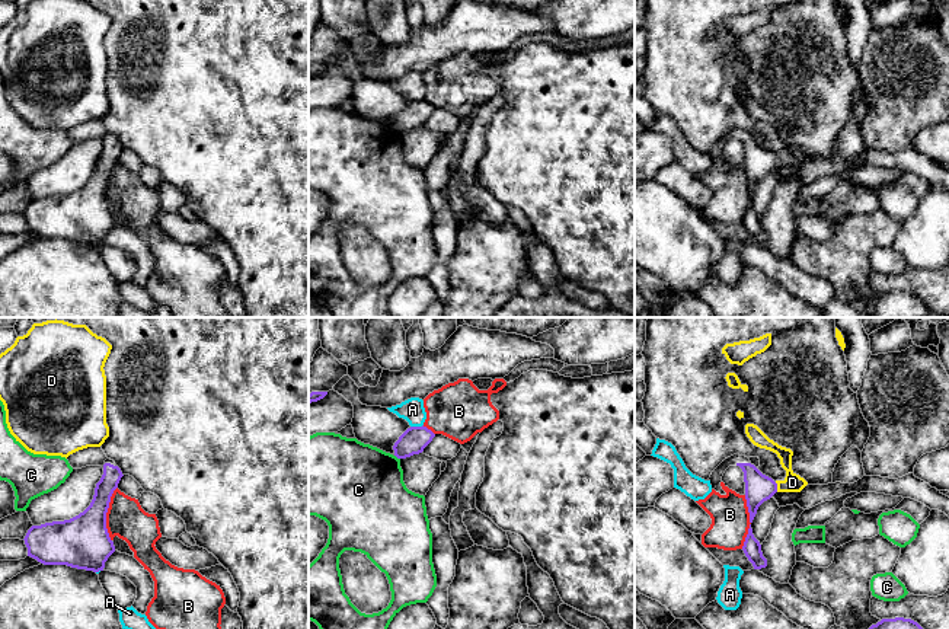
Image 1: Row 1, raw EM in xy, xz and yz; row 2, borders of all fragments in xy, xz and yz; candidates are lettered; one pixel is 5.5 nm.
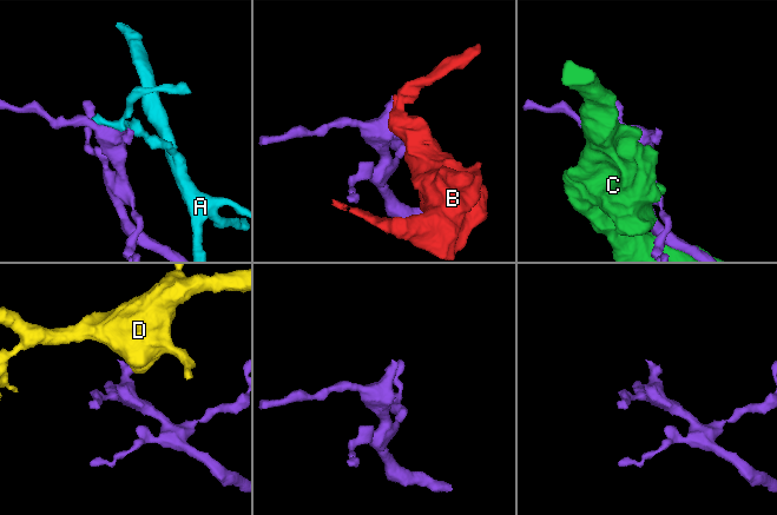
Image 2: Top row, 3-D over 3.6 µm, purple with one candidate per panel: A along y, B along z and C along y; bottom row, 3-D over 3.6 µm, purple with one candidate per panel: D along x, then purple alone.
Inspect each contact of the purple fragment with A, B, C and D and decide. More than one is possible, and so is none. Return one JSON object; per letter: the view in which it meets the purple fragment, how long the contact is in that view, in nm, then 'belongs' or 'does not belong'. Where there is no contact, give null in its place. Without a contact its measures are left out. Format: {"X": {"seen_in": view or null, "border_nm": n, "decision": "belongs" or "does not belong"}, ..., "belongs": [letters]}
{"A": {"seen_in": "xz", "border_nm": 70, "decision": "does not belong"}, "B": {"seen_in": "xy", "border_nm": 300, "decision": "does not belong"}, "C": {"seen_in": "xz", "border_nm": 40, "decision": "does not belong"}, "D": {"seen_in": "yz", "border_nm": 60, "decision": "belongs"}, "belongs": ["D"]}

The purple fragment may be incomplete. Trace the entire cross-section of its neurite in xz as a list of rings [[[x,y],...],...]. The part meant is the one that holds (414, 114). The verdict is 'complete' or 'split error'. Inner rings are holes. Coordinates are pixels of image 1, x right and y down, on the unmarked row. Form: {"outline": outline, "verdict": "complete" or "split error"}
{"outline": [[[410,100],[394,116],[393,124],[397,132],[419,128],[432,115],[435,108],[426,100]]], "verdict": "complete"}

